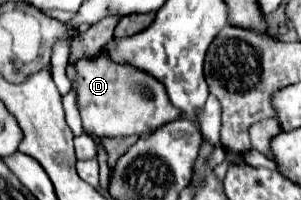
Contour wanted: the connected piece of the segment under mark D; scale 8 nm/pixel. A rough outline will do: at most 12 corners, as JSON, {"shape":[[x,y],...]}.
{"shape":[[107,50],[75,62],[83,130],[133,136],[181,114]]}

